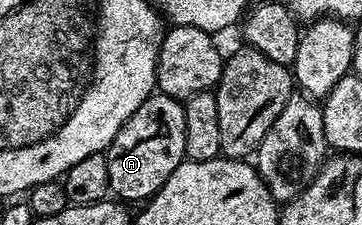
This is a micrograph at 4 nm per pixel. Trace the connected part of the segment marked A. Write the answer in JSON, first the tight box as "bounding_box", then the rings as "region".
{"bounding_box":[106,94,186,201],"region":[[[151,94],[120,126],[116,138],[106,149],[110,191],[119,201],[149,201],[164,186],[176,166],[186,159],[184,150],[184,104],[170,96]]]}

